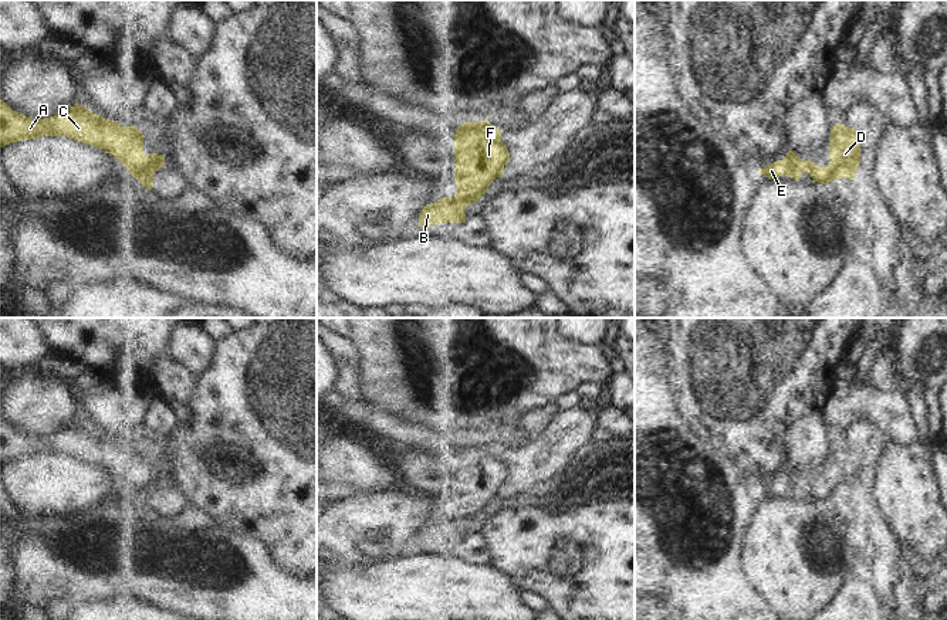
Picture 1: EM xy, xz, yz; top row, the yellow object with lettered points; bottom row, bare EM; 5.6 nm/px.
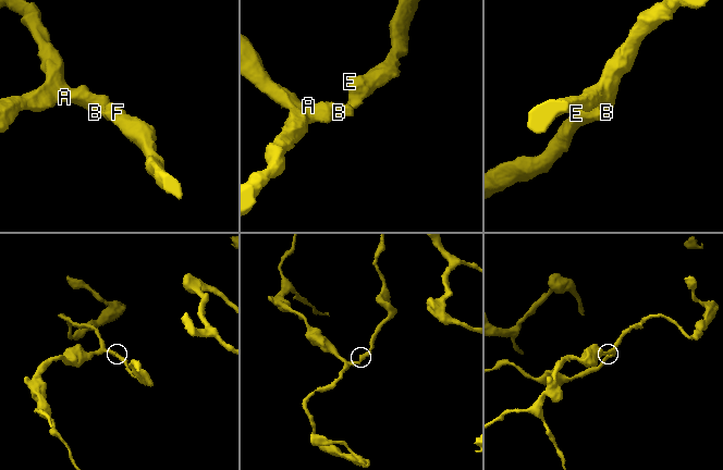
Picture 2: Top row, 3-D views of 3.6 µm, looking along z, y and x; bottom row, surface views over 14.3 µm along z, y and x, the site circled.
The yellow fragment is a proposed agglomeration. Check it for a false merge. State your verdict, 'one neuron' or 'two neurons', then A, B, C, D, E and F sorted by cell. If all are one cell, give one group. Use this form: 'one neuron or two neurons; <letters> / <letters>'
one neuron; A B C D E F

